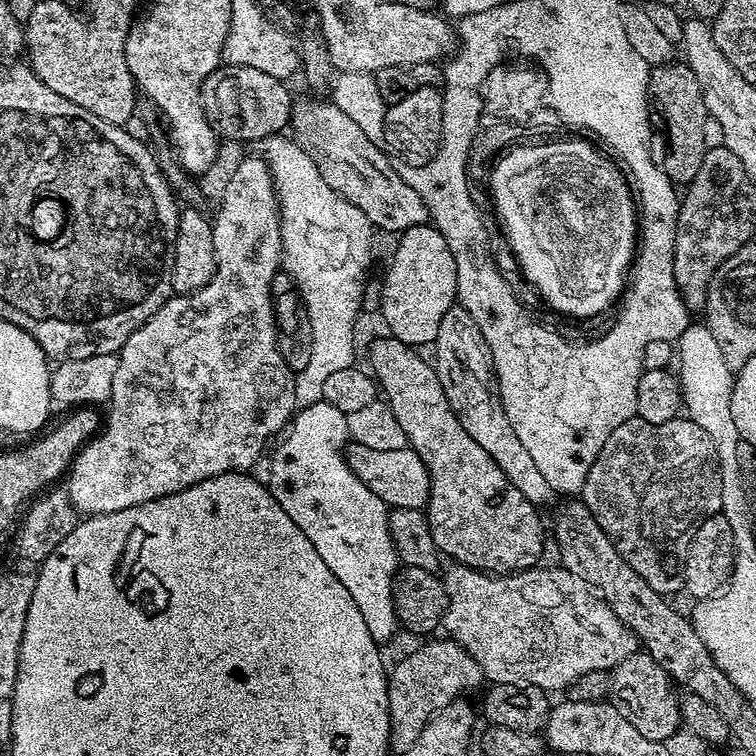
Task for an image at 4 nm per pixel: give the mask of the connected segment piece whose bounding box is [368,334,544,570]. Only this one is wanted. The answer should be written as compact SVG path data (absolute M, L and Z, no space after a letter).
M383 334L368 348L368 360L372 363L370 367L371 375L374 377L379 391L382 393L383 399L394 410L394 418L398 418L402 430L406 430L406 438L408 439L408 447L414 449L422 458L422 462L426 466L426 470L430 474L430 498L426 505L426 515L428 517L428 525L430 526L430 534L434 534L434 542L441 553L452 557L455 561L469 566L475 566L481 570L523 570L531 568L537 563L536 560L544 552L544 524L540 521L537 505L531 504L529 500L522 494L522 490L518 490L518 486L514 486L510 482L510 478L497 466L494 458L490 458L490 454L486 454L486 450L482 450L482 446L478 446L478 442L474 442L474 438L470 434L466 434L466 430L462 426L462 422L456 417L456 412L450 406L450 402L444 393L442 382L438 378L435 367L431 363L428 364L419 356L420 352L415 347L403 344L396 336L391 334Z

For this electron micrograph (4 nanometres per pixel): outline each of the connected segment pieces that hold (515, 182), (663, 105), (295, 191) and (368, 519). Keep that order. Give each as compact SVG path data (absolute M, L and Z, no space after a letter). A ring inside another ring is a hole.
M556 140L553 144L525 142L519 146L509 147L508 153L497 162L496 169L492 172L492 184L490 183L490 190L496 199L495 215L500 215L504 236L508 239L508 244L512 247L512 252L516 255L516 260L520 263L525 278L540 291L540 296L546 303L553 304L558 311L565 312L568 316L596 316L603 308L610 307L612 299L616 295L617 299L625 287L626 277L629 275L630 265L634 260L634 253L638 248L638 204L634 199L633 189L630 187L621 165L611 155L603 156L591 144L593 141L588 140ZM544 220L556 220L556 232L544 232Z
M669 62L657 64L648 73L648 94L653 105L660 107L660 116L664 119L664 128L668 131L668 161L662 167L668 173L672 183L677 186L691 184L698 166L702 166L704 153L710 147L708 107L702 94L702 86L687 62Z
M277 134L275 136L268 137L262 144L262 155L268 162L268 169L272 175L272 181L276 187L276 200L280 203L280 229L282 230L282 246L284 251L282 253L282 268L286 273L289 272L292 275L292 280L296 285L295 291L299 292L364 292L364 286L370 279L370 273L368 273L368 267L372 264L372 236L370 231L370 225L366 214L362 214L362 210L358 210L358 206L354 206L344 196L340 196L337 192L328 185L326 178L322 178L322 174L318 172L318 166L314 166L314 162L310 158L310 154L306 154L306 150L301 144L297 144L295 139L289 138L287 135Z
M320 399L316 404L301 407L293 415L282 439L268 468L267 487L278 506L282 506L282 510L294 518L302 534L310 538L314 550L318 550L322 562L330 566L334 578L350 590L354 606L358 606L366 621L366 630L370 630L377 642L385 642L398 631L392 601L398 557L388 525L390 509L348 465L345 452L349 439L347 415L338 410L338 406L330 406Z

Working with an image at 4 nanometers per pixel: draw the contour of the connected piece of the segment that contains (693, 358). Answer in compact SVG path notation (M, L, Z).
M691 323L676 342L680 372L681 397L687 417L706 430L714 442L716 460L719 466L722 492L732 488L732 476L741 476L738 470L737 446L742 442L730 411L730 398L733 396L734 373L731 372L715 341L713 332L703 323Z

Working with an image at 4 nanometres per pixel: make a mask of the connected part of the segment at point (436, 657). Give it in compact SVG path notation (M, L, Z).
M451 638L429 639L429 644L413 650L388 672L388 709L390 710L389 749L401 754L422 732L422 728L440 708L452 700L461 699L464 692L472 692L482 681L478 662L460 644Z

